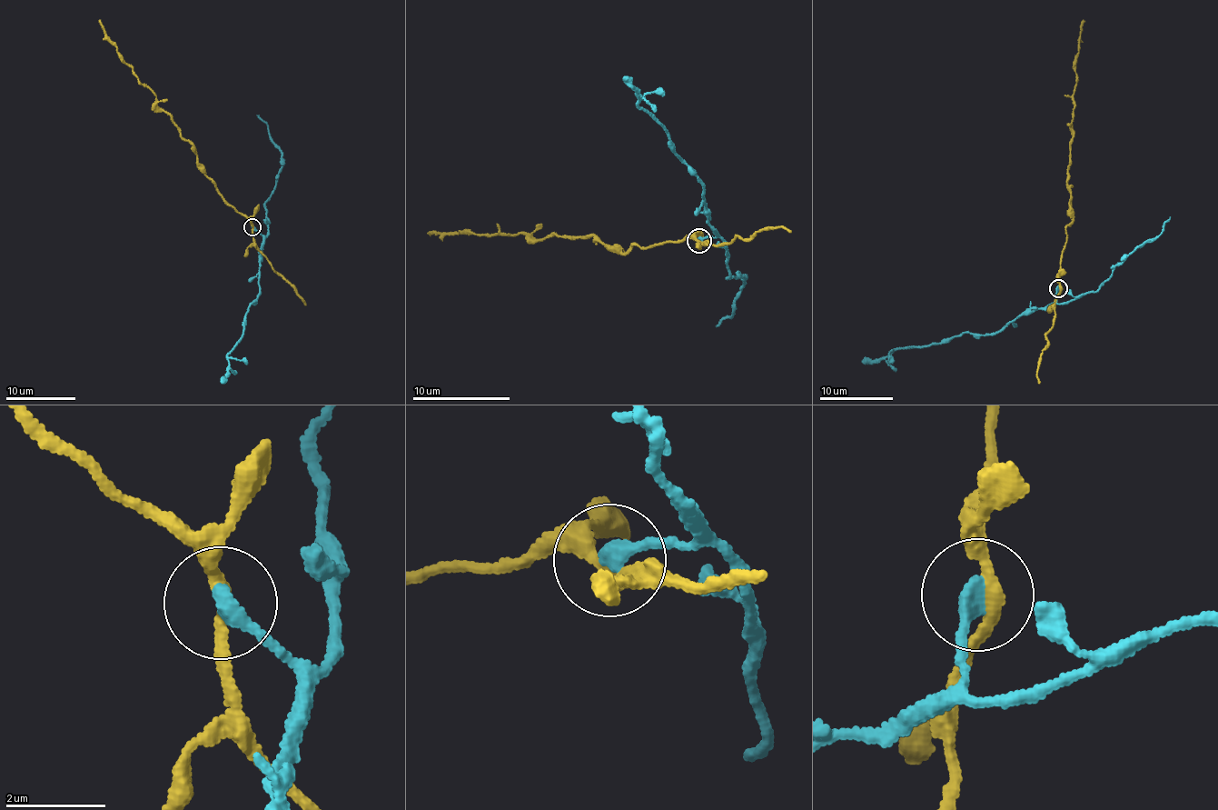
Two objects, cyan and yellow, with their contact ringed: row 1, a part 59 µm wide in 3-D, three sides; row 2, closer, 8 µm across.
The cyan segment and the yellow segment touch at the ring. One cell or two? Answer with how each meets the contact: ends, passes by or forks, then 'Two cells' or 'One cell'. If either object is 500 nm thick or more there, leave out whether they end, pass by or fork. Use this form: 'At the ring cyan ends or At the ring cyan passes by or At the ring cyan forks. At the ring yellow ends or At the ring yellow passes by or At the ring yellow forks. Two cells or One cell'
At the ring cyan ends. At the ring yellow passes by. Two cells

